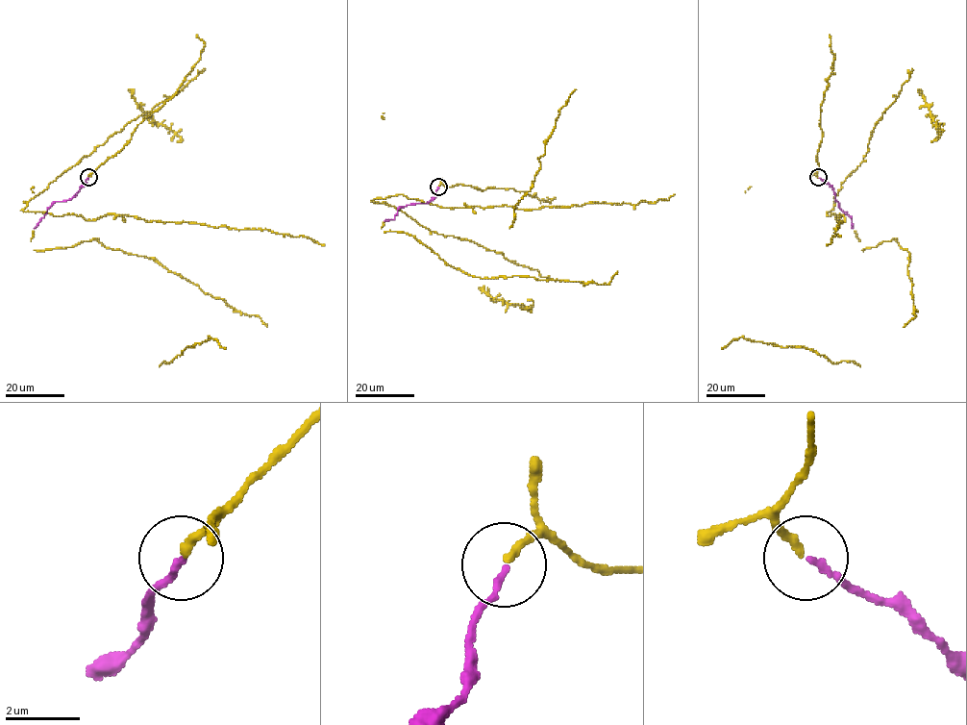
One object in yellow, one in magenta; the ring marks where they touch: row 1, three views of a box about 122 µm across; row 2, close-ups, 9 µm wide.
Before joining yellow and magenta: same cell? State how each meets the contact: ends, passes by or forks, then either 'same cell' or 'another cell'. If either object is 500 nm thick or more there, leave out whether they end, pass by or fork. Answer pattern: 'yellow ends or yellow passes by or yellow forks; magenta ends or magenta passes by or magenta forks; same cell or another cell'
yellow ends; magenta ends; same cell

